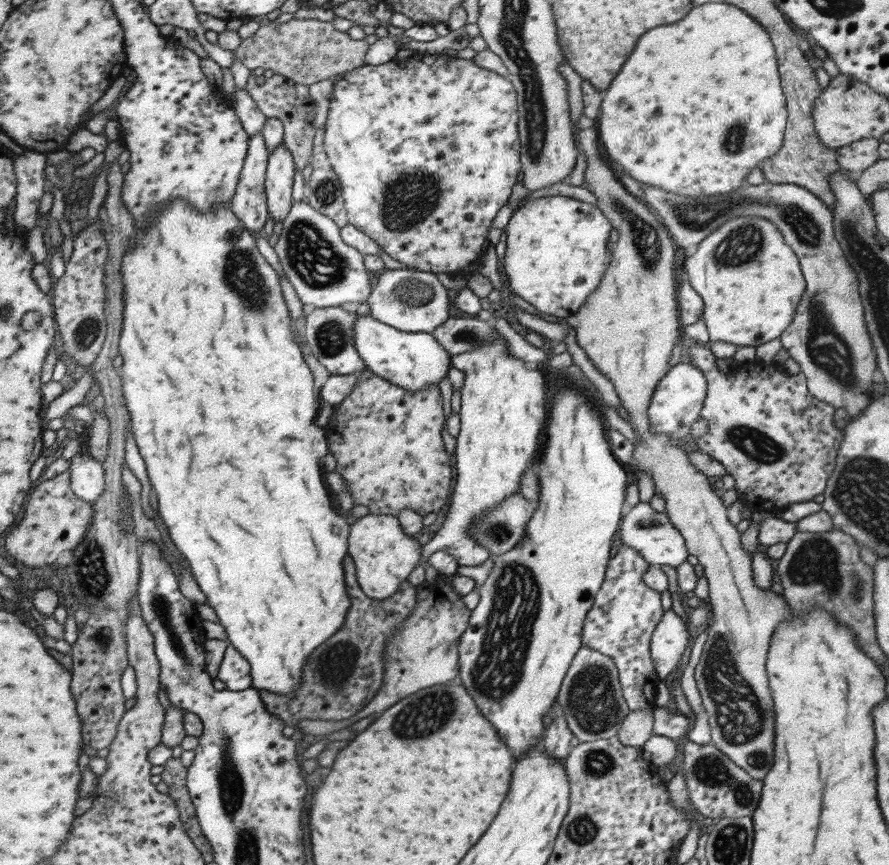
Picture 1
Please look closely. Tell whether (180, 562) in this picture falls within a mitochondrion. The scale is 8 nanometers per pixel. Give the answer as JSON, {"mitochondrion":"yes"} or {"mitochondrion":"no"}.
{"mitochondrion":"no"}

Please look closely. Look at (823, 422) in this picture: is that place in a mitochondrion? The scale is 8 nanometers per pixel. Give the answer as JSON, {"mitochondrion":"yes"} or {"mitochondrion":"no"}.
{"mitochondrion":"no"}

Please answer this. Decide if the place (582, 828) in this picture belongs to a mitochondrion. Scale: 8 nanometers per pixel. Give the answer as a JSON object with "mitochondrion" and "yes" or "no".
{"mitochondrion":"yes"}

